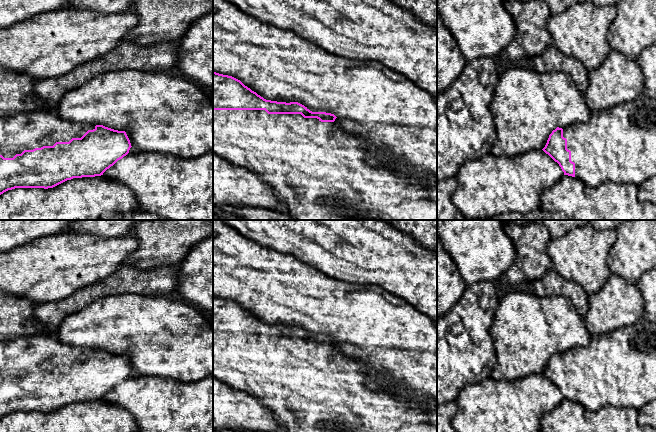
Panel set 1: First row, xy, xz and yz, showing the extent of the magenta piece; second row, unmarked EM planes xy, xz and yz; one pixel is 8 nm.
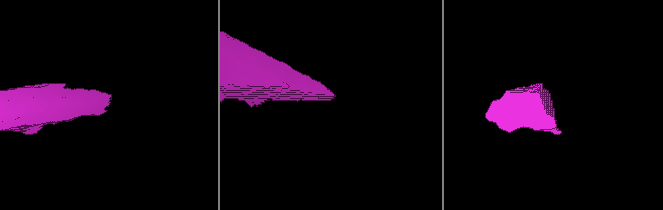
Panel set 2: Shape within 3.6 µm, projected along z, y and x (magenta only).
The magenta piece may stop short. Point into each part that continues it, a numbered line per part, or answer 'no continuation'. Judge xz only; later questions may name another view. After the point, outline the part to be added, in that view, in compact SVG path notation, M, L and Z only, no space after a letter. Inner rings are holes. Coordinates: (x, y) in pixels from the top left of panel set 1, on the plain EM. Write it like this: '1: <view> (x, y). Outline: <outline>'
1: xz (310, 388). Outline: M213 334L213 377L235 390L255 396L262 405L272 410L286 432L437 432L437 406L429 403L427 409L411 398L409 390L371 388L367 384L375 370L362 360L344 356L336 346L321 346L317 342L304 342L301 338L268 338L265 334Z

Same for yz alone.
1: yz (618, 368). Outline: M645 319L631 326L591 336L587 346L563 352L563 361L567 363L567 373L571 375L571 385L575 387L575 401L590 412L606 405L639 410L656 400L656 324Z

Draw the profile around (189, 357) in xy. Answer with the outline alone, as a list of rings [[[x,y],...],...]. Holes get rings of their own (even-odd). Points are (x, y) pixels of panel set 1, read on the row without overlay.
[[[119,294],[101,298],[84,307],[78,313],[65,317],[56,330],[56,339],[69,346],[125,355],[132,371],[141,376],[158,376],[176,381],[196,382],[213,375],[213,326],[207,322],[194,305],[171,300],[163,296]]]

